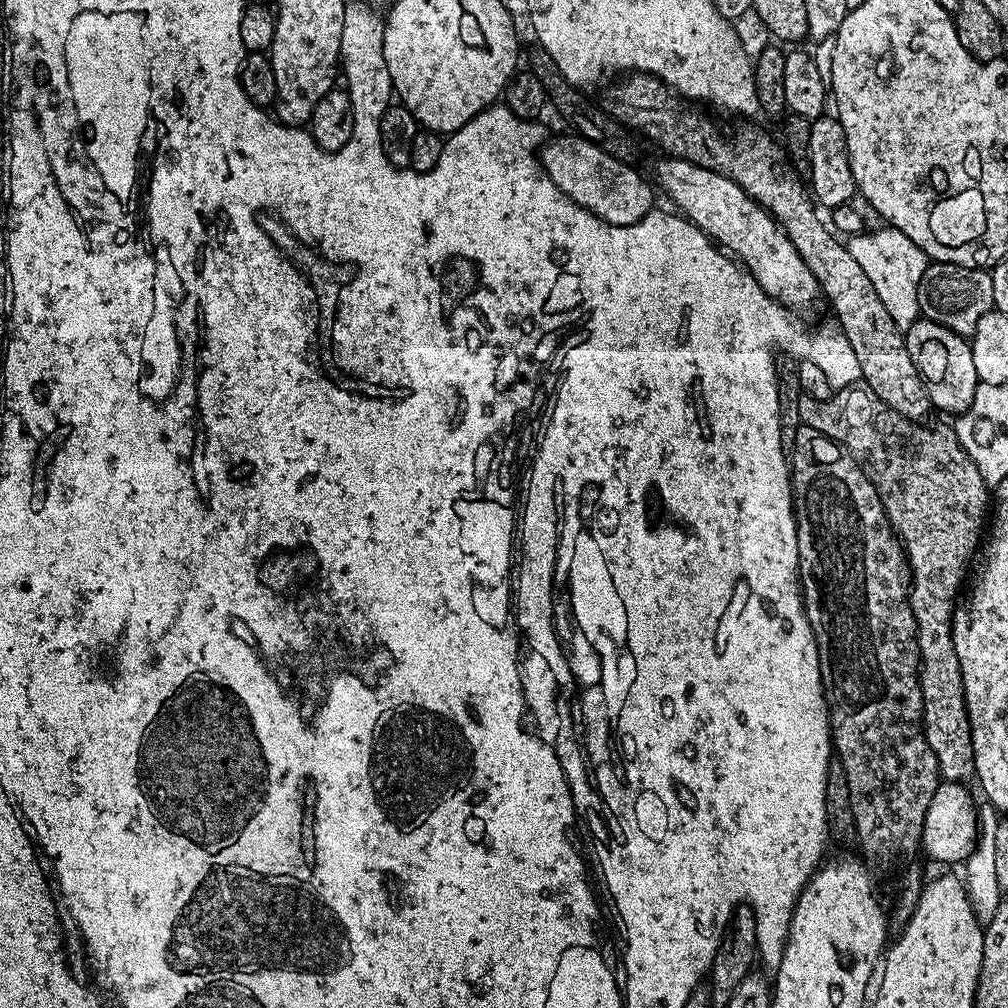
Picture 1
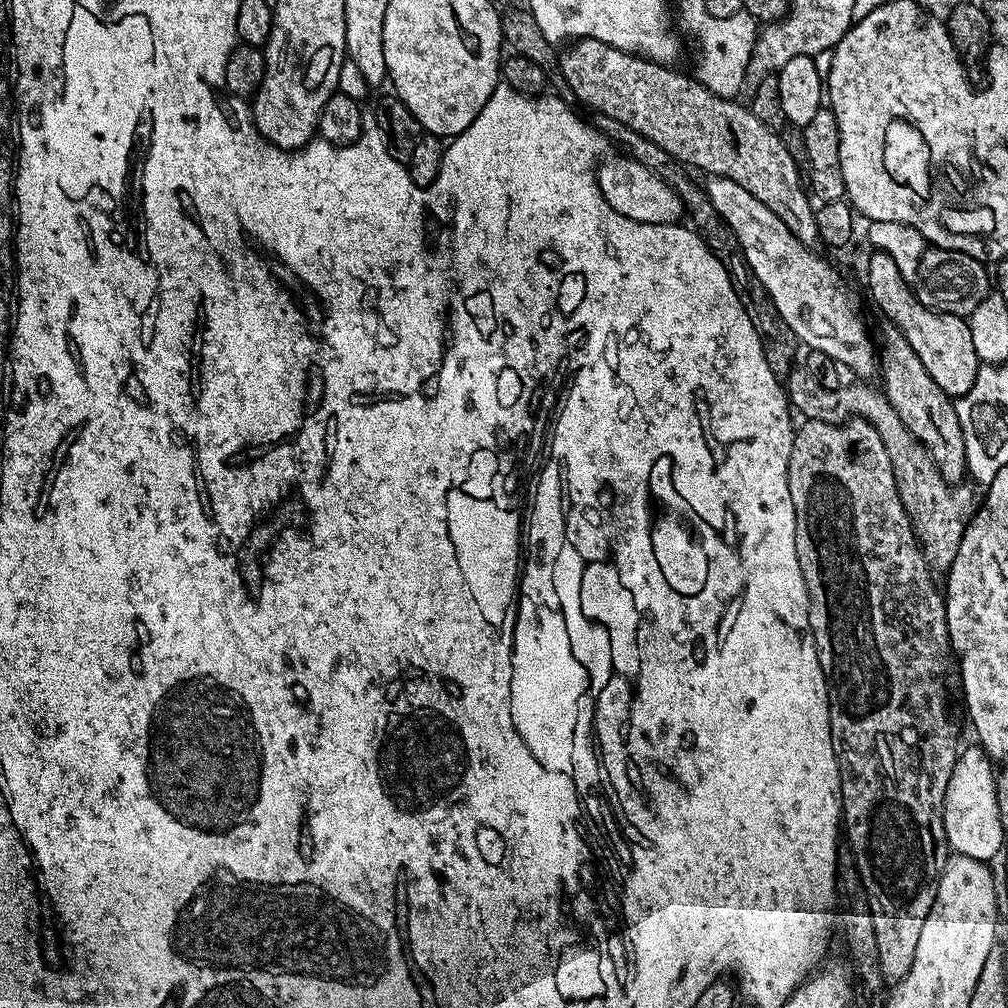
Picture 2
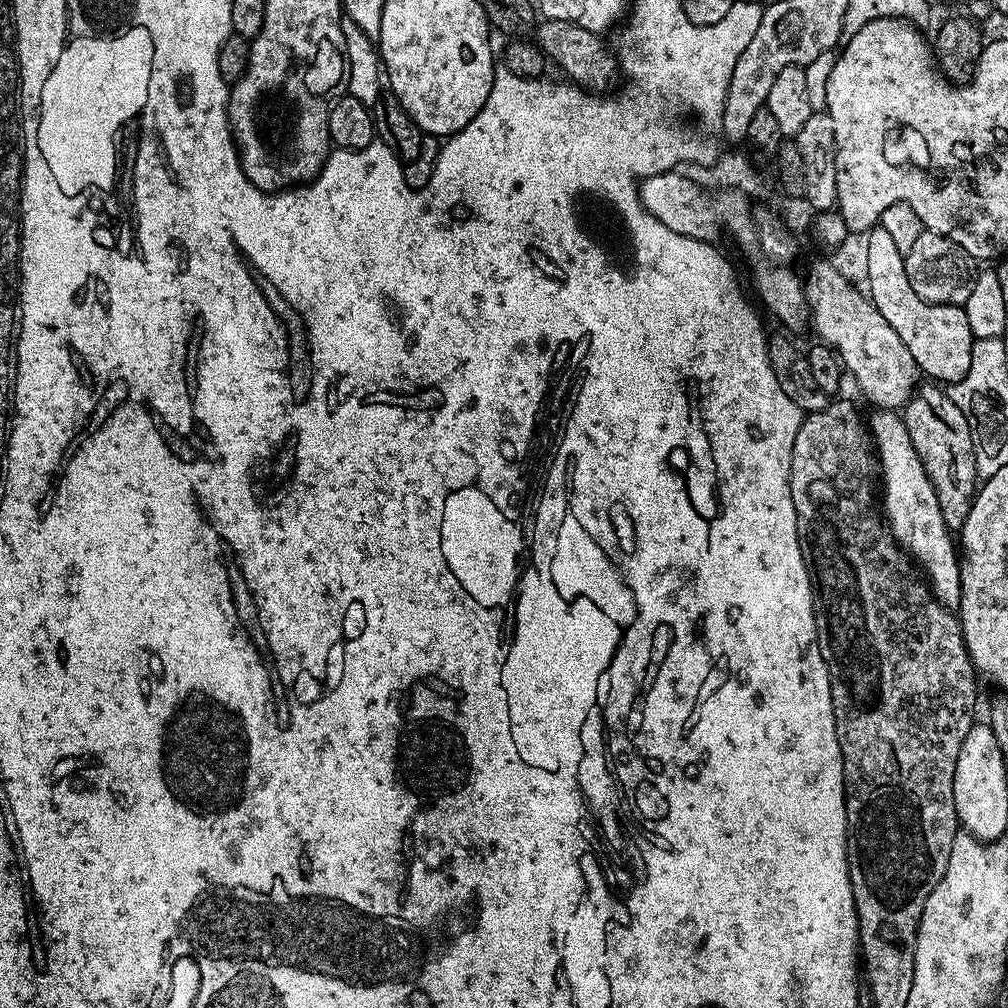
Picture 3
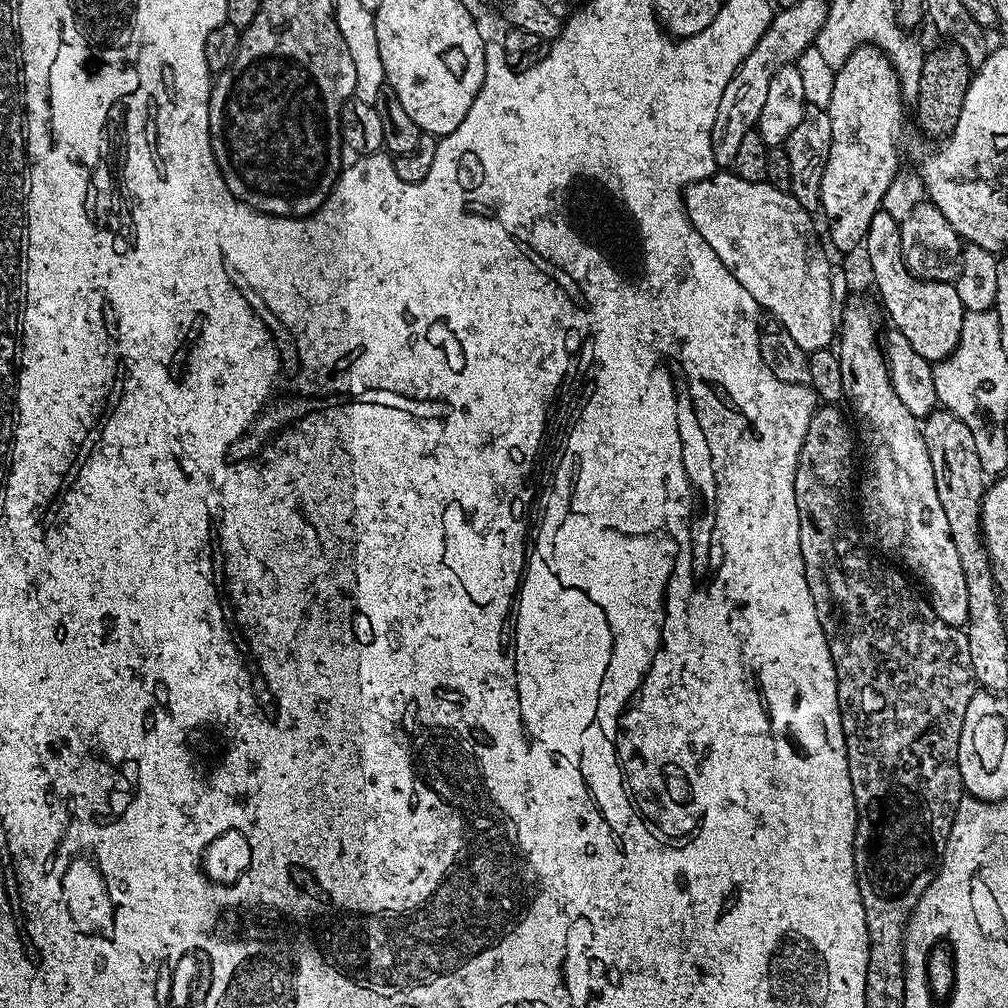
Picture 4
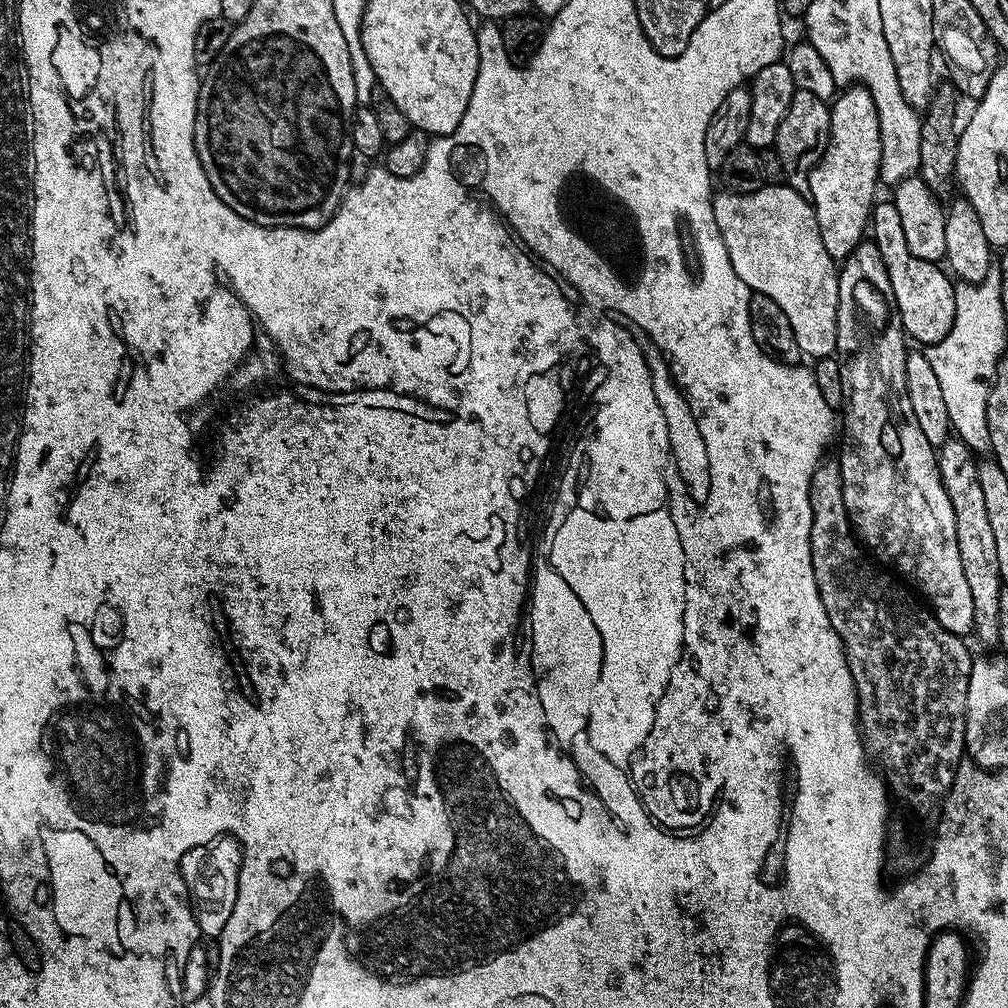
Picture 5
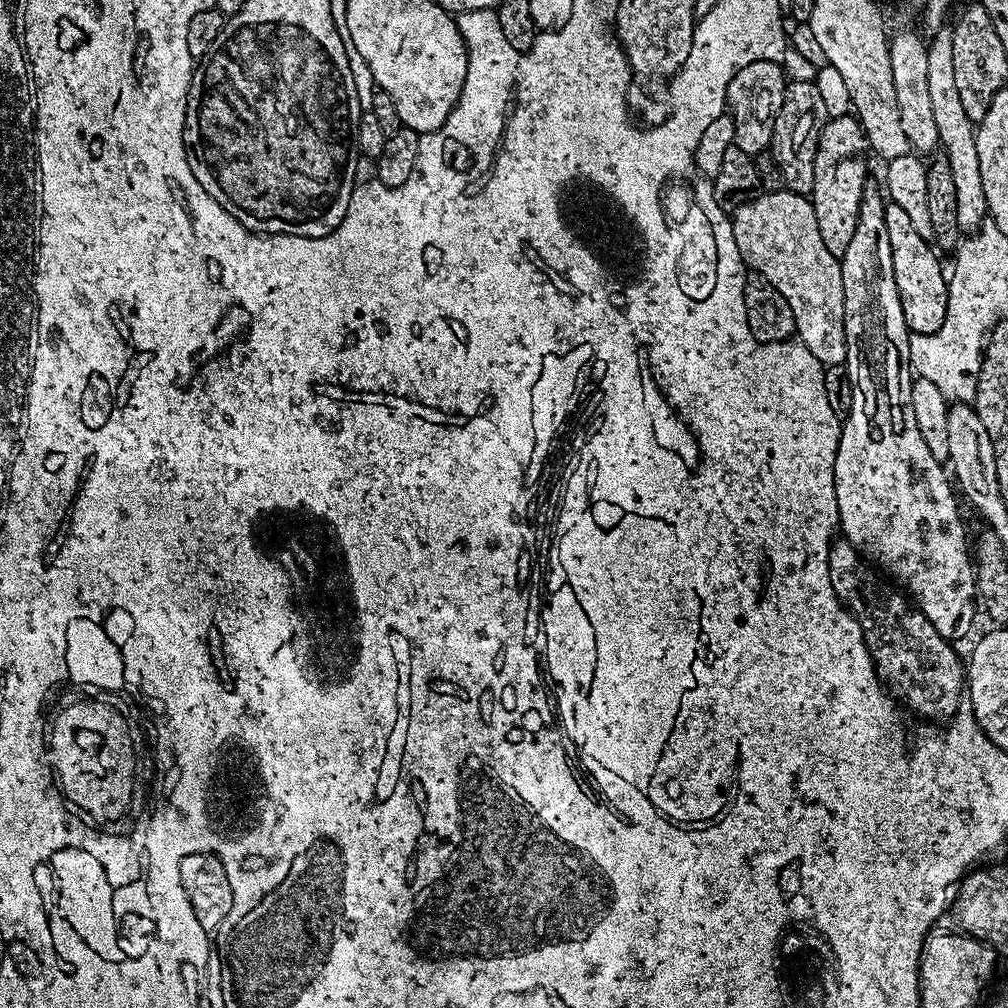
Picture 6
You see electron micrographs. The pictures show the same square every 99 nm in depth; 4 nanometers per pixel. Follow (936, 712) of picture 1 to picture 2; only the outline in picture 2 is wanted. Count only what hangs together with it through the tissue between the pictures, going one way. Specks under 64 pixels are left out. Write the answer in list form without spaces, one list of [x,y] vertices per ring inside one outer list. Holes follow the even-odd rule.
[[[800,366],[786,379],[788,402],[797,413],[801,412],[804,420],[843,424],[849,418],[859,418],[870,422],[874,430],[878,430],[882,446],[886,446],[886,454],[890,454],[890,466],[894,470],[902,506],[912,519],[912,528],[922,545],[924,558],[929,568],[947,570],[954,562],[954,554],[958,554],[958,542],[962,542],[966,526],[976,514],[978,499],[967,488],[967,483],[953,486],[943,480],[926,446],[902,424],[902,419],[898,418],[897,411],[887,401],[883,391],[875,388],[875,392],[867,388],[864,382],[852,383],[856,384],[849,388],[827,388],[818,382],[818,378],[814,378],[814,374],[808,372],[807,367]]]

